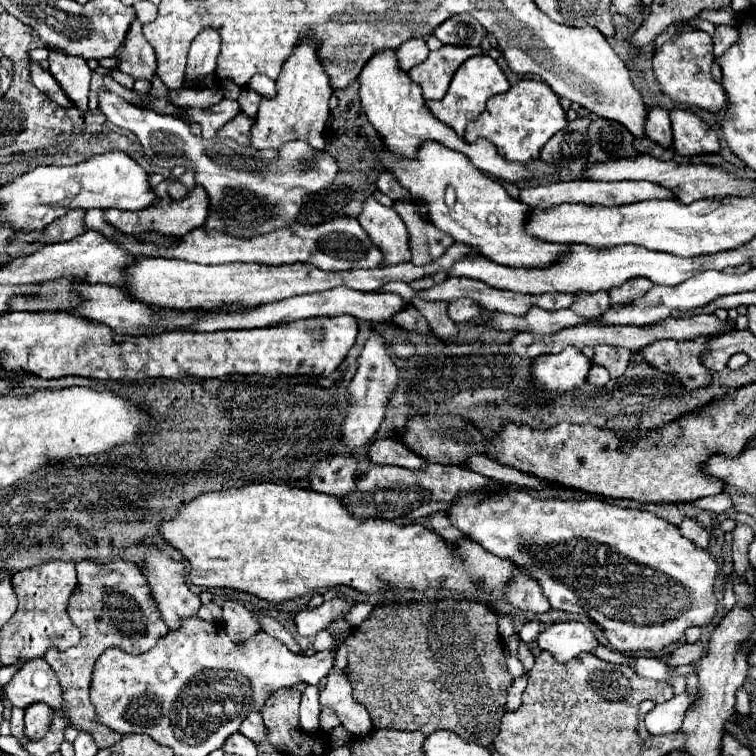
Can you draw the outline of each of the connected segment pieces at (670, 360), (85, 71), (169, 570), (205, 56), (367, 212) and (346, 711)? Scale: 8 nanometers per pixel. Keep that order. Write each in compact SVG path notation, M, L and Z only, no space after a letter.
M697 337L691 341L655 341L655 345L647 345L647 349L641 351L645 363L677 377L679 383L691 391L711 385L713 373L703 363L705 353L707 337Z
M49 53L49 73L55 77L73 107L87 111L91 69L81 57L67 57L63 53Z
M149 549L147 553L147 561L145 561L145 569L143 569L143 575L147 577L149 585L151 585L151 593L159 605L159 613L163 617L163 621L169 625L169 629L179 629L181 621L187 619L187 617L193 617L197 615L199 607L201 607L201 601L197 595L193 595L185 583L185 565L181 561L173 561L169 559L167 555L163 555L161 551L157 549Z
M205 29L203 33L199 33L199 37L195 37L189 49L185 83L191 89L199 89L203 77L213 75L217 55L219 55L219 33L215 33L213 29Z
M373 197L365 201L361 215L357 217L363 231L369 235L375 247L383 253L383 267L409 263L411 261L411 245L407 237L407 227L403 219L395 213L393 207L385 207L377 203Z
M331 669L327 673L327 685L321 691L321 707L331 707L341 719L341 725L353 735L365 735L373 729L369 713L353 701L349 679L343 671Z

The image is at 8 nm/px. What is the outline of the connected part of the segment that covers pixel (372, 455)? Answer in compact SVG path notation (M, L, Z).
M391 437L377 439L375 445L369 447L367 457L371 463L377 463L377 465L399 465L407 469L419 469L427 465L427 461L423 461L421 457L417 457L415 453L405 449L397 439L391 439Z

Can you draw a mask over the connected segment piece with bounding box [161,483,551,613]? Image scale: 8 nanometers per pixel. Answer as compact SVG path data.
M255 483L241 489L203 493L191 503L183 505L177 511L177 517L165 521L161 525L161 535L167 545L181 551L189 561L193 585L201 585L205 589L227 587L267 601L287 601L309 591L323 591L337 585L347 585L363 593L375 593L387 587L425 589L445 585L461 593L479 581L485 591L507 599L519 609L533 613L547 613L551 609L537 581L529 579L527 573L515 567L511 561L495 557L471 539L461 541L457 549L451 549L437 533L421 525L401 527L385 519L367 519L359 523L355 517L351 517L351 513L347 513L347 509L343 509L337 497L309 489L297 489L291 485Z

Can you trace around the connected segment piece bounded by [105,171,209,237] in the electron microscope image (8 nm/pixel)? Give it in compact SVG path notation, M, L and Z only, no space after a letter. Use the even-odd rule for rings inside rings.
M187 171L183 175L183 183L185 187L189 189L189 195L183 199L183 201L173 201L169 195L167 195L167 183L161 183L157 187L153 188L155 195L157 195L157 201L151 203L149 207L141 209L141 211L131 211L131 213L123 213L119 209L107 209L105 213L105 219L115 227L119 229L121 233L125 235L143 235L143 233L157 233L157 235L163 235L163 237L183 237L185 233L189 233L191 229L195 227L203 227L205 225L205 219L207 219L207 213L209 213L209 197L207 197L207 191L203 187L199 187L193 179L193 171Z

